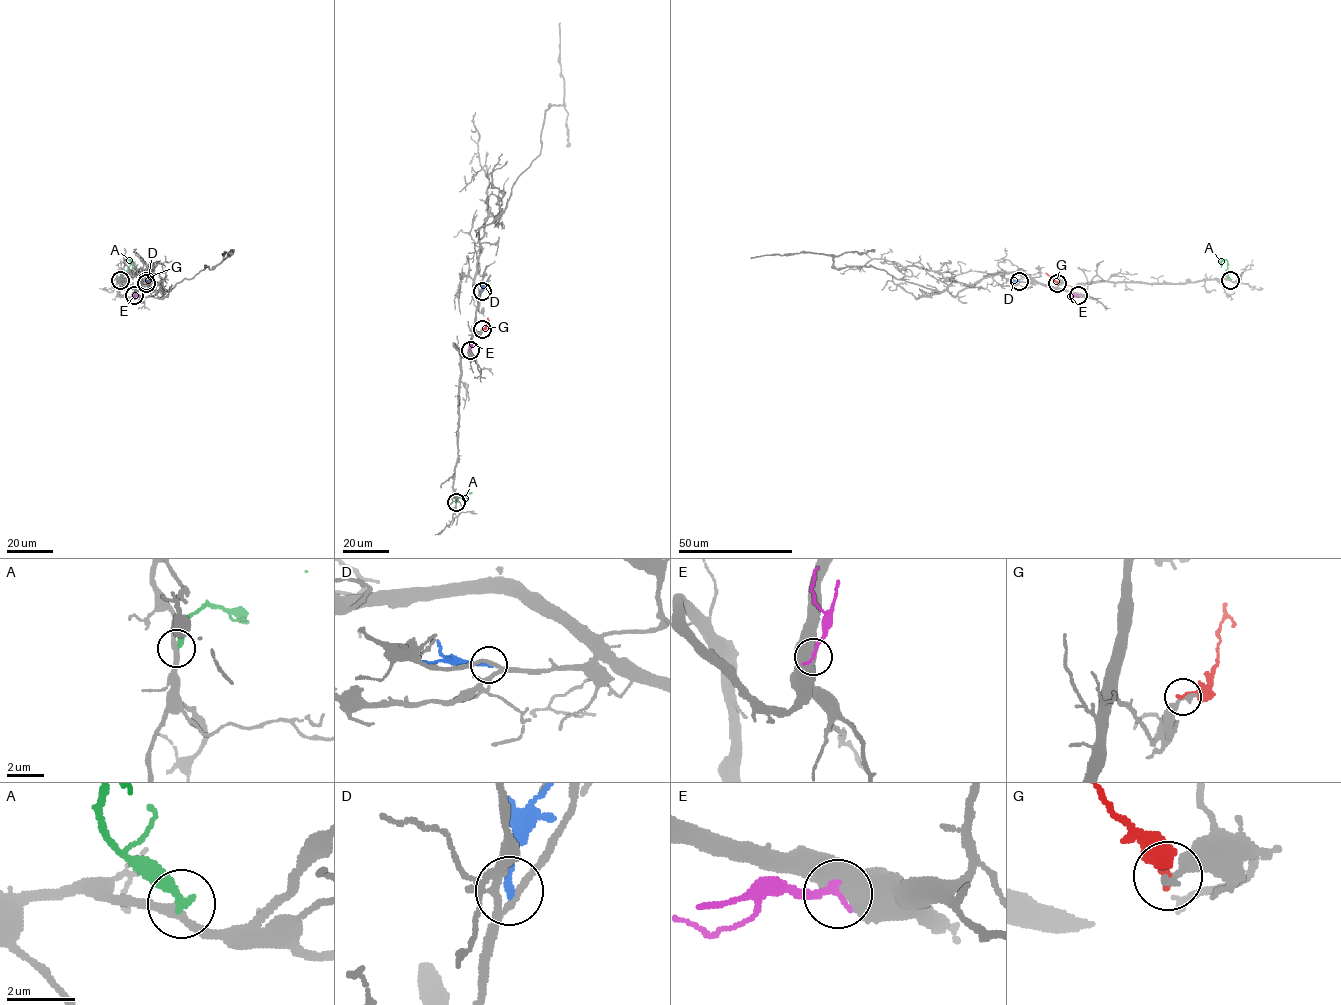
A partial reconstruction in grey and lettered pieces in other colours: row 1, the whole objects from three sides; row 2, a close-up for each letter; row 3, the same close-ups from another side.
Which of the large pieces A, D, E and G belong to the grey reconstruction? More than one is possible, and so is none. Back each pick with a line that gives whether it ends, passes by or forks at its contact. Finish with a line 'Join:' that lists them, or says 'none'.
Join: none

